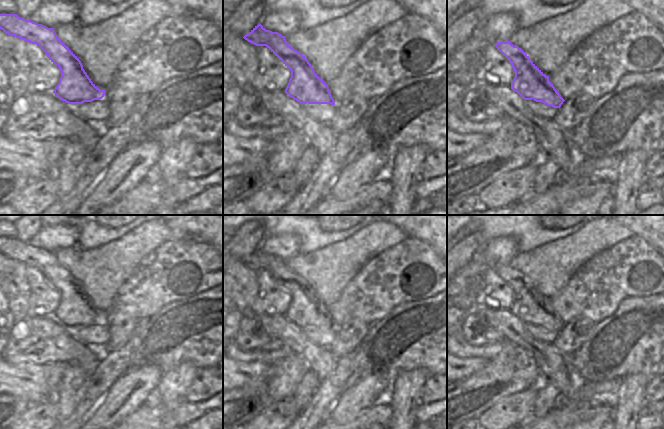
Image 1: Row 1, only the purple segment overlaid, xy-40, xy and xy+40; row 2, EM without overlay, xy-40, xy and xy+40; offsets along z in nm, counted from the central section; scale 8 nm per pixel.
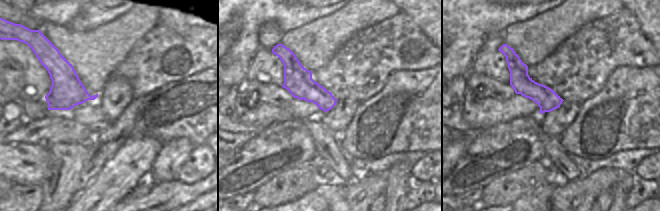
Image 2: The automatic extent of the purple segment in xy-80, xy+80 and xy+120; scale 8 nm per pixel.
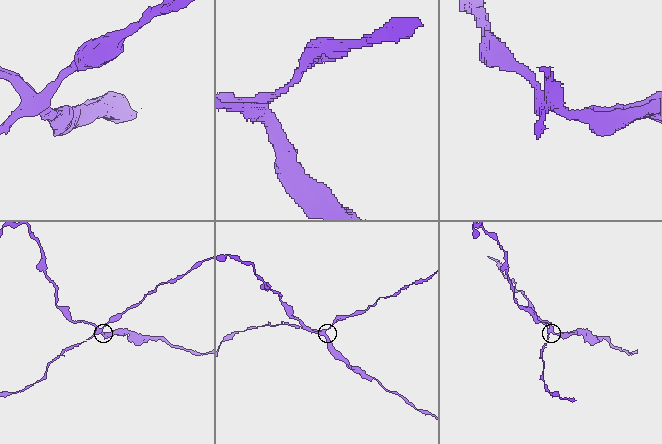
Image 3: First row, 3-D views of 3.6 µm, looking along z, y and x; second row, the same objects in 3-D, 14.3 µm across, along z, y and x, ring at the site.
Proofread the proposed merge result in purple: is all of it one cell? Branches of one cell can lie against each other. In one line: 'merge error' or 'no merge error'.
merge error

